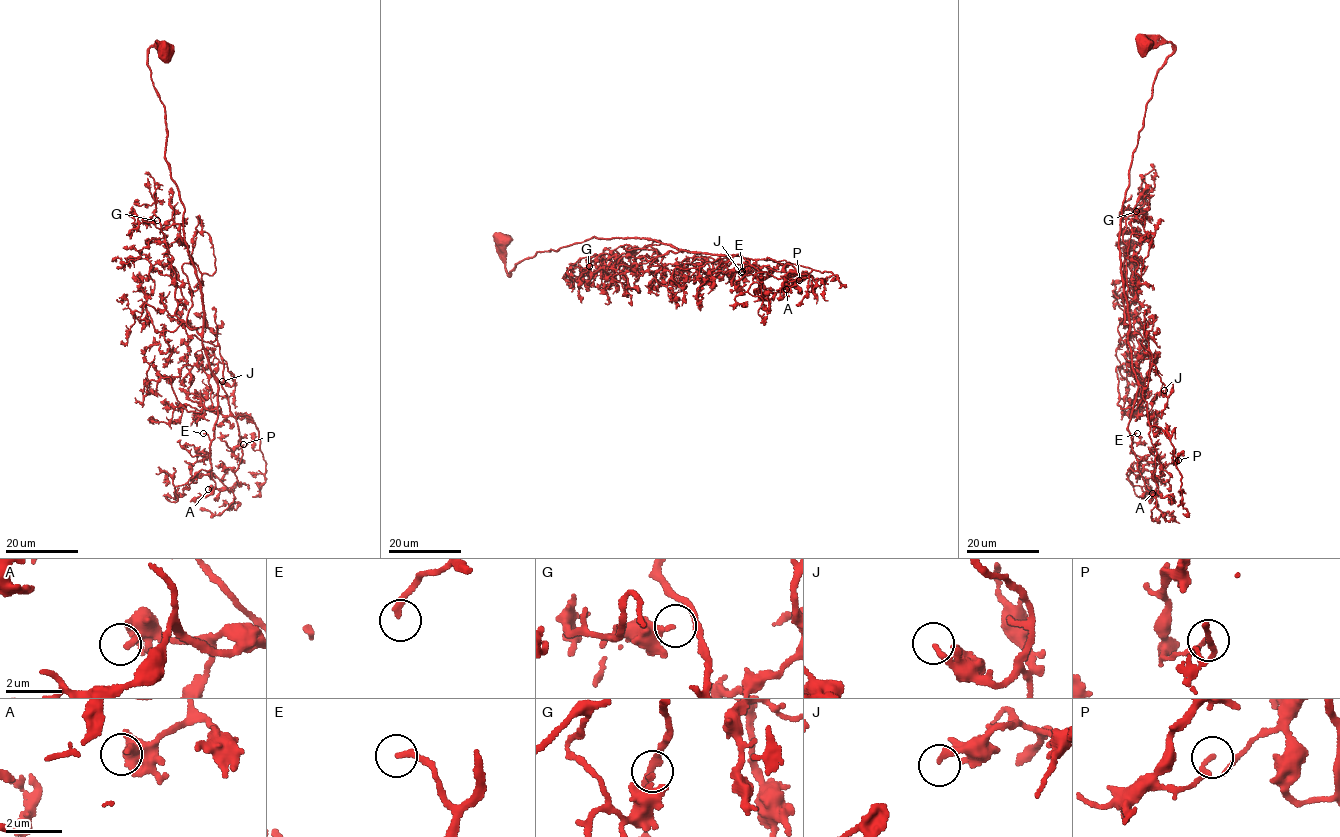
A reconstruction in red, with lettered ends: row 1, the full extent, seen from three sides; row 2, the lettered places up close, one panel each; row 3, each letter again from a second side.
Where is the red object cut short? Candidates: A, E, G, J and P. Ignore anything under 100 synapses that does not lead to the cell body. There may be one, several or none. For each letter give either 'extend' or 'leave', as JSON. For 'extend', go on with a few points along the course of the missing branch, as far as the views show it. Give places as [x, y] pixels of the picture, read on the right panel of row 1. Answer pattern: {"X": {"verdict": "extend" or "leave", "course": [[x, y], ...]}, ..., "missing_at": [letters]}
{"A": {"verdict": "leave"}, "E": {"verdict": "extend", "course": [[1137, 433], [1133, 432], [1139, 418], [1147, 410], [1147, 401]]}, "G": {"verdict": "leave"}, "J": {"verdict": "leave"}, "P": {"verdict": "leave"}, "missing_at": ["E"]}

